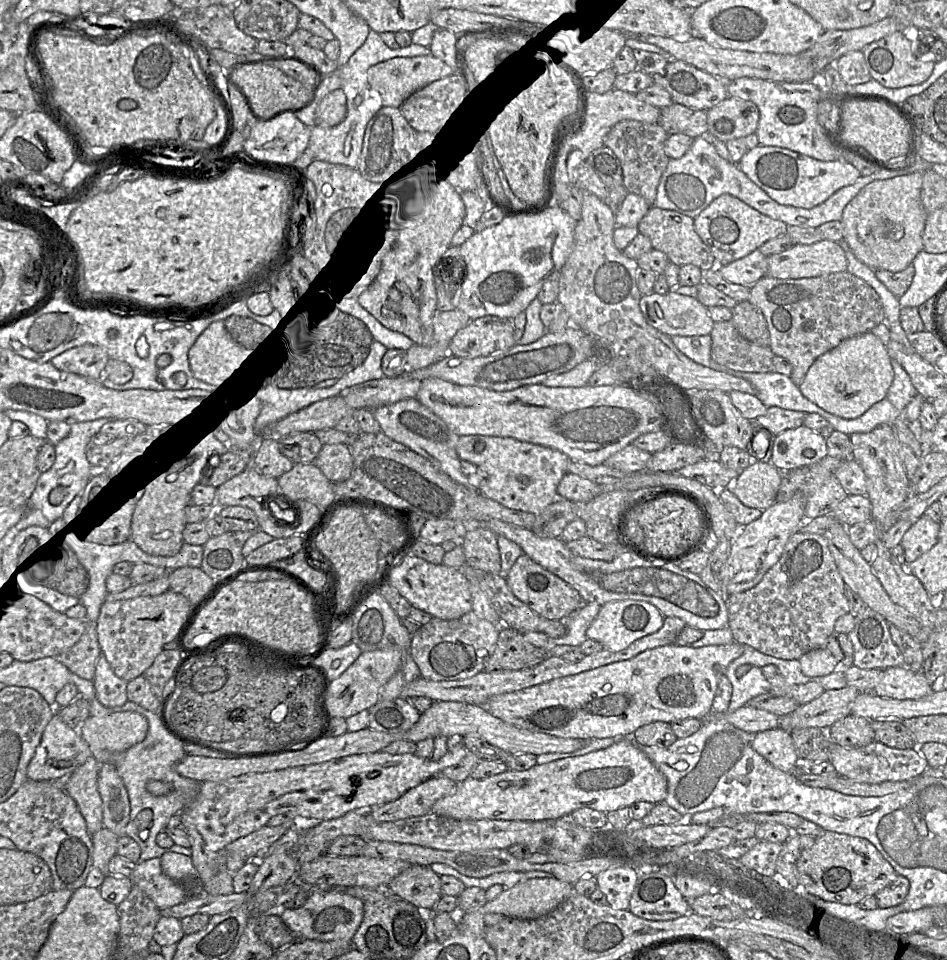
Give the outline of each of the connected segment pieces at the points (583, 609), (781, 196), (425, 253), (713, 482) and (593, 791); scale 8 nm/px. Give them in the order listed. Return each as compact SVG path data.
M584 603L571 616L560 619L565 628L566 634L557 639L548 638L547 653L555 646L568 645L572 647L580 647L587 639L586 631L597 616L601 605L597 603Z
M758 145L745 153L737 165L777 203L805 209L823 203L837 190L853 184L861 176L844 159L820 161L776 146Z
M434 177L424 199L407 218L397 239L386 253L376 279L358 298L360 305L384 327L406 335L418 345L428 346L432 344L433 321L436 312L438 312L434 283L435 265L451 246L452 237L463 224L465 214L466 207L459 192L442 177Z
M708 458L681 468L678 474L713 490L720 490L734 483L739 472L724 467L717 458Z
M619 738L611 746L583 756L563 758L531 767L526 771L507 770L486 779L471 777L458 783L455 790L439 799L431 812L457 820L542 821L571 815L580 808L608 813L640 801L657 804L667 796L667 779L631 738Z

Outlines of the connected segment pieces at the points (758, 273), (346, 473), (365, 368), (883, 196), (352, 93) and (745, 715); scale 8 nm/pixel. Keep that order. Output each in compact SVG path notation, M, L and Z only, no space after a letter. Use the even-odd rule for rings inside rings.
M758 249L727 265L717 266L719 274L728 282L751 287L766 275L767 257Z
M342 443L324 444L314 463L332 483L348 480L353 470L348 445Z
M373 341L365 361L354 370L346 373L330 387L330 391L342 391L345 388L384 377L381 360L388 348L378 341Z
M923 172L875 180L845 206L841 218L843 239L858 260L874 270L899 272L923 249L927 211L921 199Z
M370 29L365 42L353 53L346 65L339 67L329 75L322 76L309 102L303 109L295 112L296 117L300 121L311 127L308 146L313 152L313 159L332 164L343 164L357 169L366 126L376 112L383 107L380 93L368 83L367 70L373 65L392 58L428 55L431 55L430 48L417 44L412 44L405 48L391 49L382 41L379 33ZM336 89L342 89L347 98L347 113L345 118L333 127L316 124L316 110L318 105L328 93Z
M747 704L731 713L727 712L725 715L711 714L708 718L714 716L726 717L732 725L751 734L779 727L780 723L780 716Z

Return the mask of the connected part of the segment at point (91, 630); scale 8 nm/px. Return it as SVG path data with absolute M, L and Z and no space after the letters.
M88 623L78 642L61 653L58 659L77 676L93 680L96 661L100 654L95 623Z

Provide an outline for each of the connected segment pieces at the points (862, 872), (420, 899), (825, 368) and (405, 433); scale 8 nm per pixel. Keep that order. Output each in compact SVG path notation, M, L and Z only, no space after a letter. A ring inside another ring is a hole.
M823 831L810 848L802 851L796 869L799 882L796 890L844 905L858 905L864 898L875 896L898 876L870 841L832 831Z
M413 864L393 878L387 888L418 909L431 909L442 897L440 876L430 866Z
M869 331L845 339L820 355L798 387L804 397L825 411L841 418L855 419L886 398L893 378L894 371L887 347Z
M407 398L379 406L373 409L373 415L380 424L381 431L390 439L423 456L456 483L473 489L469 479L462 472L461 460L456 451L459 436L451 431L439 416L422 405L416 398Z

